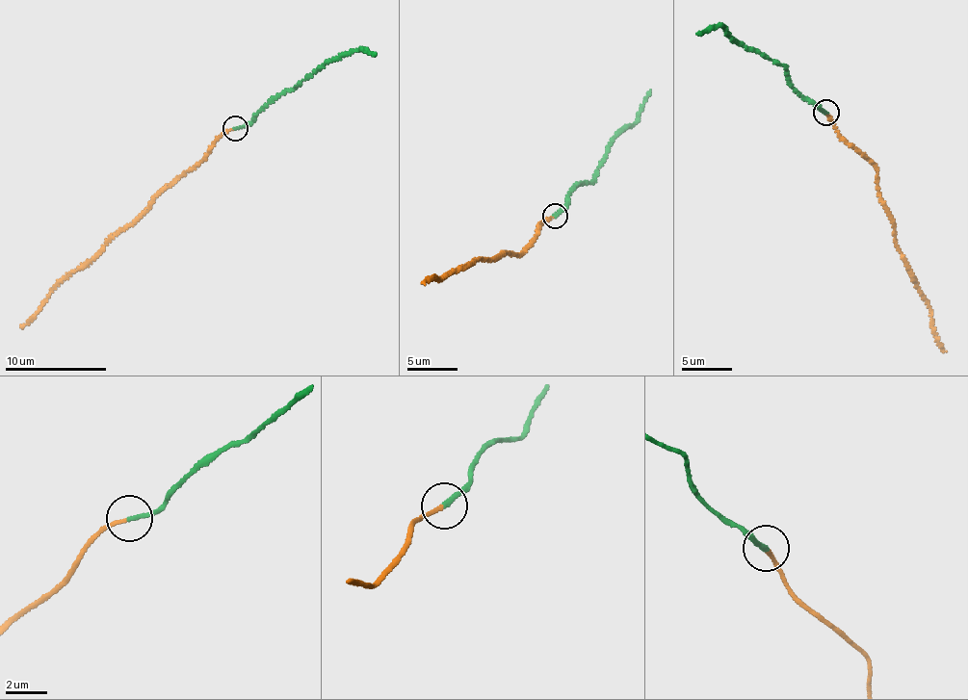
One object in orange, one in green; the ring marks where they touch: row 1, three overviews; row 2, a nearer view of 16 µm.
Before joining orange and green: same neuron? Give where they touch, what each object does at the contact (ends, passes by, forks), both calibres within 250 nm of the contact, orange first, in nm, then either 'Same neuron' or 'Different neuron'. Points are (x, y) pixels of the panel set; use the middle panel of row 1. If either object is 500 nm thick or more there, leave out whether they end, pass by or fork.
Place: (555, 216). At the ring orange ends. At the ring green ends. Thickness 170 nm (orange) against 200 nm. Same neuron

